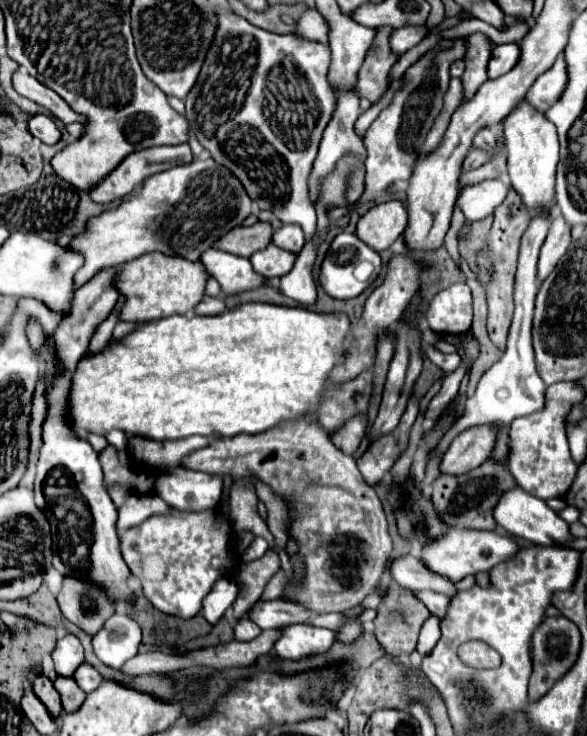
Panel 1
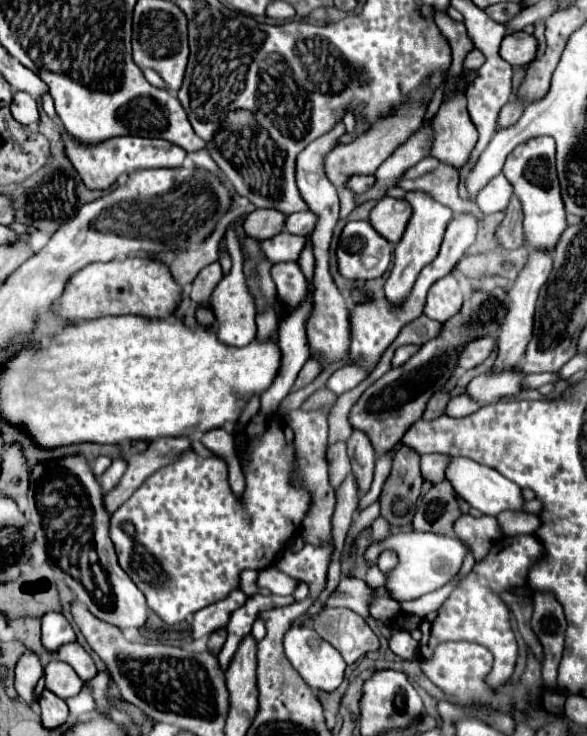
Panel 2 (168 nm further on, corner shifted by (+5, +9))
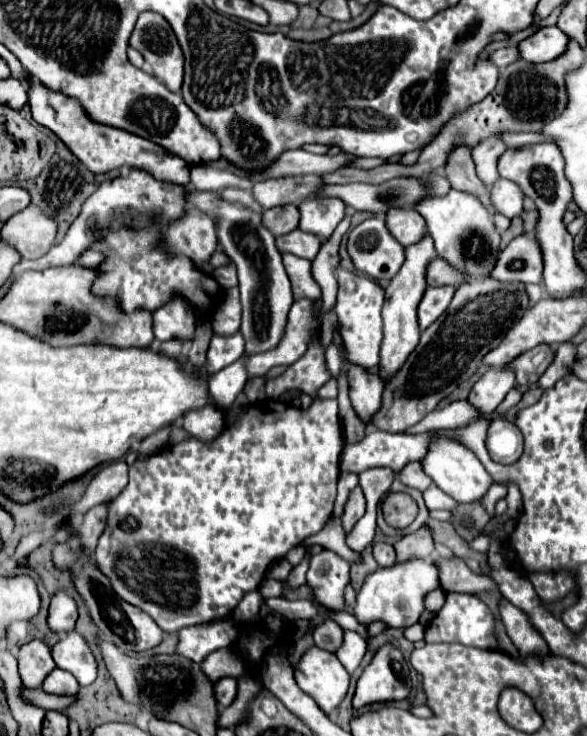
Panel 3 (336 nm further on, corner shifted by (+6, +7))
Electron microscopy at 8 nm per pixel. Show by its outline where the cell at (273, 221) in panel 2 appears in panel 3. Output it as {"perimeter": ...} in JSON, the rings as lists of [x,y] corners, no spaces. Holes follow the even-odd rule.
{"perimeter":[[[295,204],[269,208],[263,212],[263,222],[273,234],[289,234],[299,226],[299,210]]]}

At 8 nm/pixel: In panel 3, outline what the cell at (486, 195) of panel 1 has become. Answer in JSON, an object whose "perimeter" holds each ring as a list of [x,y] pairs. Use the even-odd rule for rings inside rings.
{"perimeter":[[[499,178],[491,188],[491,200],[497,208],[499,214],[507,216],[507,218],[515,218],[515,216],[521,216],[521,210],[523,210],[523,198],[525,194],[521,194],[519,186],[511,180],[505,180],[505,178]]]}

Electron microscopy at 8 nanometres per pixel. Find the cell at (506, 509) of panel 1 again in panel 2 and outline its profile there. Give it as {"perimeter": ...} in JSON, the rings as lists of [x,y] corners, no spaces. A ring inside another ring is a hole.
{"perimeter":[[[452,458],[448,470],[446,470],[446,478],[450,480],[450,484],[454,486],[454,490],[476,510],[480,510],[482,514],[488,516],[498,516],[504,510],[510,512],[524,512],[524,496],[522,496],[522,488],[518,488],[518,484],[514,484],[512,480],[504,478],[500,472],[496,472],[494,468],[482,466],[474,460],[468,458]]]}

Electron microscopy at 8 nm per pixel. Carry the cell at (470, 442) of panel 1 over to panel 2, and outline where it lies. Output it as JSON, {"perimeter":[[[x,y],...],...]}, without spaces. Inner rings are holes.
{"perimeter":[[[426,454],[420,460],[422,466],[422,476],[430,482],[442,482],[446,478],[446,468],[450,464],[452,456],[446,454]]]}

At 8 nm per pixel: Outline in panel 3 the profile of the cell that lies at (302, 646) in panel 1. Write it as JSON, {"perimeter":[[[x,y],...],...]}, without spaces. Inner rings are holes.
{"perimeter":[[[313,646],[295,668],[297,686],[331,716],[349,688],[349,676],[333,652]]]}

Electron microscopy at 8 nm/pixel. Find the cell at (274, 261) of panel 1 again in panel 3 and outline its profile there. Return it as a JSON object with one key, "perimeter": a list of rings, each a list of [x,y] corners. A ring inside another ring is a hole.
{"perimeter":[[[293,230],[285,236],[279,236],[275,242],[279,252],[291,252],[305,260],[313,260],[321,248],[321,238],[303,230]]]}

